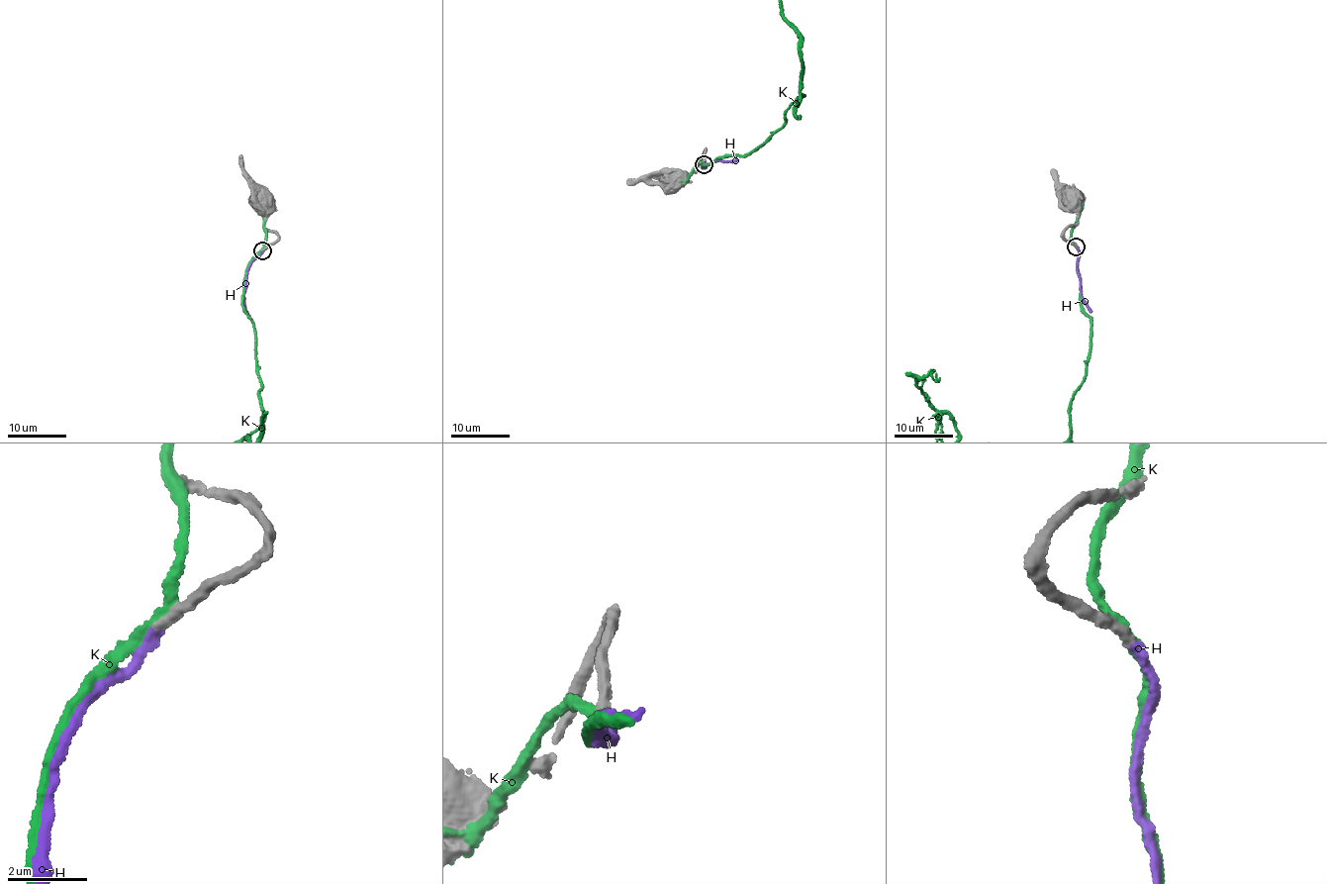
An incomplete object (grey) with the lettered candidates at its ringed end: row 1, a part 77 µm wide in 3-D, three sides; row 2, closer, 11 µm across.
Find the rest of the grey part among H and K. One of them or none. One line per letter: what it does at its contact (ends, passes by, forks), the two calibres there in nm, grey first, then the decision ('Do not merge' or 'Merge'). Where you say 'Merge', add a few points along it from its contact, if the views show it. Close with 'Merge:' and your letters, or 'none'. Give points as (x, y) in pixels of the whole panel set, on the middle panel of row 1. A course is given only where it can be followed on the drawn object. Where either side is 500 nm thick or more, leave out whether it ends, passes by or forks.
H: It ends there. Thickness 260 nm (grey) against 240 nm. Merge. Its course: (704, 164), (705, 167), (706, 163), (721, 159), (736, 160)
K: It passes by. Thickness 280 nm (grey) against 240 nm. Do not merge
Merge: H

